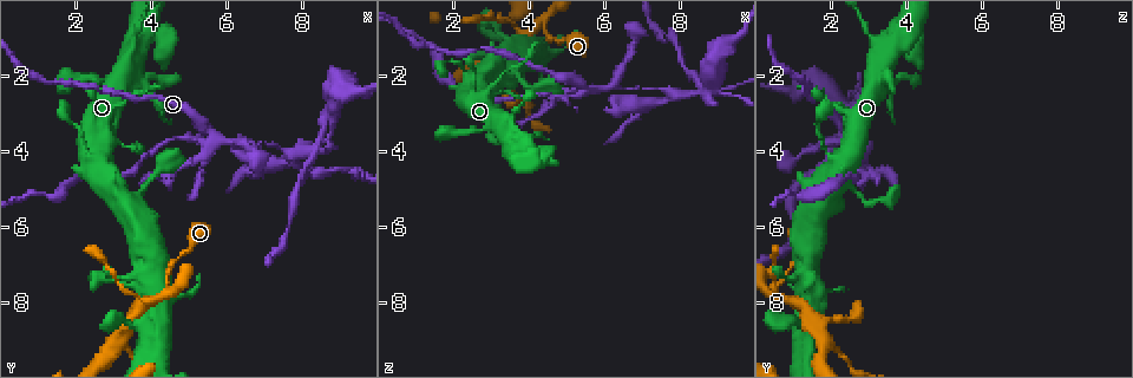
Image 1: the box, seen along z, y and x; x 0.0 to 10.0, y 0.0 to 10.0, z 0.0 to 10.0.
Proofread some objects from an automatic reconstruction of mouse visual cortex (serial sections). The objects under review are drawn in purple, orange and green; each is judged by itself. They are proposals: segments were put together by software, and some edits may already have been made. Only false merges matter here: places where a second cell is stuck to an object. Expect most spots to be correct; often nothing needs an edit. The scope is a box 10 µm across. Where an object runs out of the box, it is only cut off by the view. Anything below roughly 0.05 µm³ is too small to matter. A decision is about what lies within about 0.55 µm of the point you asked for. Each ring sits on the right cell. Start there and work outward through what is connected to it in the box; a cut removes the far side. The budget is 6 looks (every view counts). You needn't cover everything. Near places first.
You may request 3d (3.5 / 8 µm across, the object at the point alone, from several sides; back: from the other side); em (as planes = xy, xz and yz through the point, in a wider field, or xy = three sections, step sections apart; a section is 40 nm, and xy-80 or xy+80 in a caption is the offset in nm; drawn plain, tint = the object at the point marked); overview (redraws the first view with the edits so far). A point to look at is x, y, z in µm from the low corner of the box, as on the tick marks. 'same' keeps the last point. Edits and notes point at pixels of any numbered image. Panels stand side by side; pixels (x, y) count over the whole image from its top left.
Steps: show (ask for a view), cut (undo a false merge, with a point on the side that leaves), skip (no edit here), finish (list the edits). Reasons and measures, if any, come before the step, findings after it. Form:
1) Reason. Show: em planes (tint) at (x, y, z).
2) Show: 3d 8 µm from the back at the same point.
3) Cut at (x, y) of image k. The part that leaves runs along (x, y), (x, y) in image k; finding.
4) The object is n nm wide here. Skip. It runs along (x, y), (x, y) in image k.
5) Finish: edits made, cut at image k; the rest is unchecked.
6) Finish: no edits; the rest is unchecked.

Sharp bend. Show: 3d 3.5 µm from the back at (5.65, 3.60, 2.35).

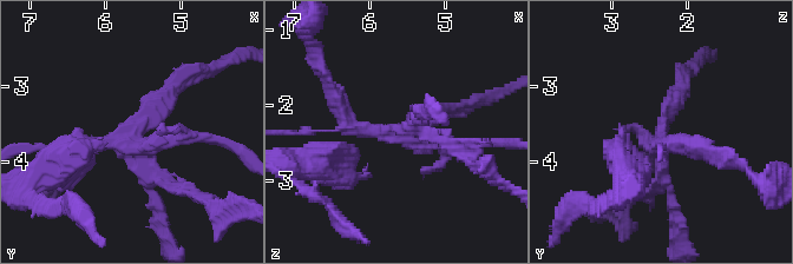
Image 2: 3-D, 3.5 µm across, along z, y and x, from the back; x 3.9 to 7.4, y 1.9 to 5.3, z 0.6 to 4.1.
The arms are 150, 150, 200, 250 nm wide. Cut at (444, 150) of image 2. A second cell is stuck on.

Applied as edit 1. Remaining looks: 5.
Sharp bend. Show: em xy step 3 (tint) at (4.05, 7.90, 0.90).

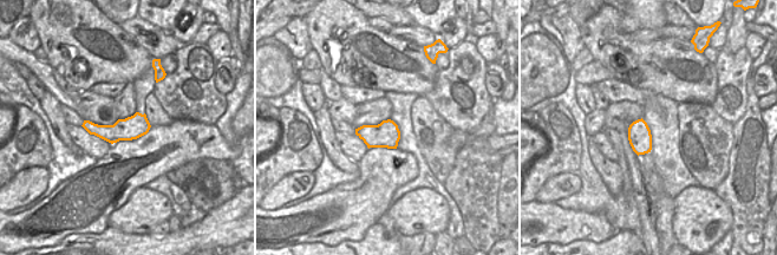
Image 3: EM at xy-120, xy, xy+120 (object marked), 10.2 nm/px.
Show: 3d 3.5 µm at the same point.

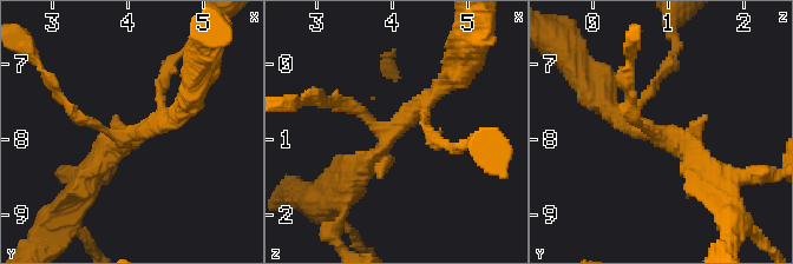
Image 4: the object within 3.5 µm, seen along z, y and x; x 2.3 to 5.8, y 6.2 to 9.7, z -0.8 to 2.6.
Skip. Continuous, no second cell.

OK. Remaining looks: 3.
Three-way junction. Show: 3d 8 µm at (3.40, 9.25, 2.20).

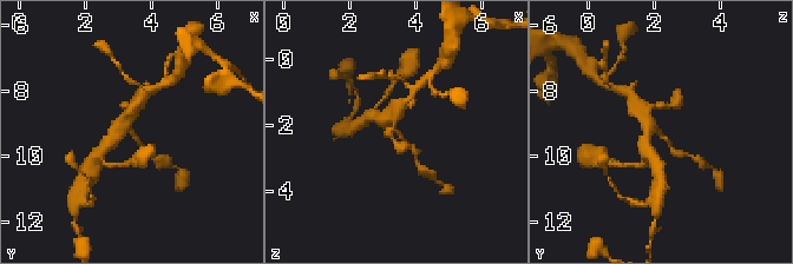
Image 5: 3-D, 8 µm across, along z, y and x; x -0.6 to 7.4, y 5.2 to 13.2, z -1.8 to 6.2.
3 arms meet here; the arms are 150, 350, 350 nm wide. Show: em xy step 3 (tint) at the same point.

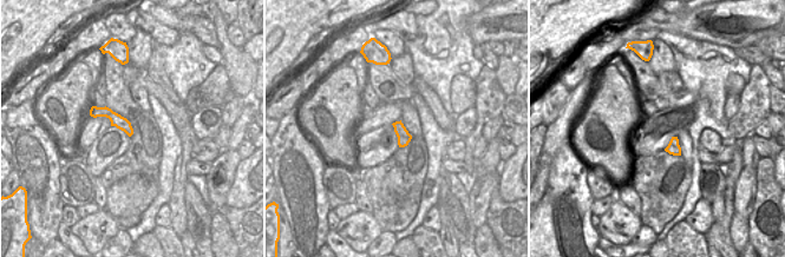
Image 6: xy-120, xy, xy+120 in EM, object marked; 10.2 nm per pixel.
The object is 140 nm wide here. Skip. It runs along (644, 112), (651, 129), (681, 154) in image 5; continuous, no second cell.

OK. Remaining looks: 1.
Finish: edits made, cut at image 2; the rest is unchecked.

